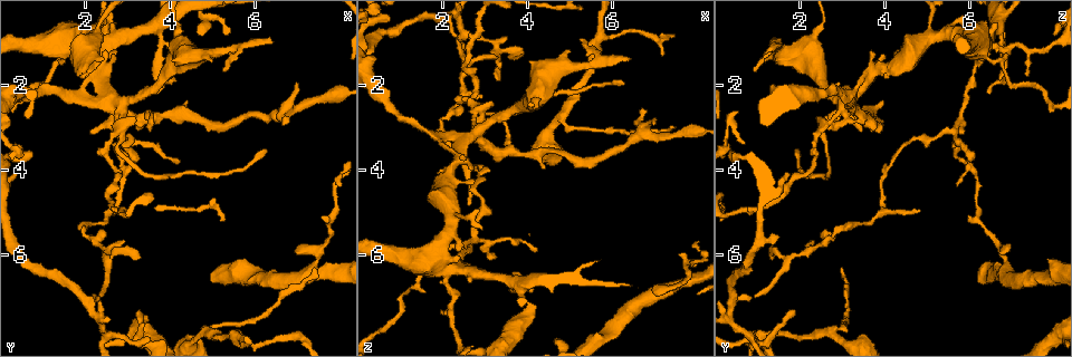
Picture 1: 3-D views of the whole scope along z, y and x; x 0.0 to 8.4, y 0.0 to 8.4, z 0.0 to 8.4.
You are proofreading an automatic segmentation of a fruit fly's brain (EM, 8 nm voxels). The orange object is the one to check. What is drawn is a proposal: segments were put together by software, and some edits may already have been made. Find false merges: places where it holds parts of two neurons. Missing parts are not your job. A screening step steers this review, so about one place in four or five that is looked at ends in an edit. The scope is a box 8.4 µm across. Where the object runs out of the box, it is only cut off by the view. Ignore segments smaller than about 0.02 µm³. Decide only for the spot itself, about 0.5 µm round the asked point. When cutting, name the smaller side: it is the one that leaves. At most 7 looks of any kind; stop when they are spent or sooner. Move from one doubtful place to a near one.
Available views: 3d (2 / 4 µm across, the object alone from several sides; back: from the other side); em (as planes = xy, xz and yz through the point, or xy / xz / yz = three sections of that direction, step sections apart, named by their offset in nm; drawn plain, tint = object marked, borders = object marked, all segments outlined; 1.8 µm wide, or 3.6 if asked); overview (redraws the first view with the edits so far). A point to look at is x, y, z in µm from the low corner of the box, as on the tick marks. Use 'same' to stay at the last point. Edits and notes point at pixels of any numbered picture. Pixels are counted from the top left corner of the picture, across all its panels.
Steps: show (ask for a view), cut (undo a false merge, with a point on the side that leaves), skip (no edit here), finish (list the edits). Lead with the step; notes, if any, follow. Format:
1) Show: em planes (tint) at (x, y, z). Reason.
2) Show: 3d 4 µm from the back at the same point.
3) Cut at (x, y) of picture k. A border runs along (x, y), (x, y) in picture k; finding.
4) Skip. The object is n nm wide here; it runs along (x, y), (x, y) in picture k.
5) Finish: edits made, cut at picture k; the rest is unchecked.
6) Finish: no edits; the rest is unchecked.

Show: em xy step 4 (tint) at (2.80, 3.15, 5.55). A fork.

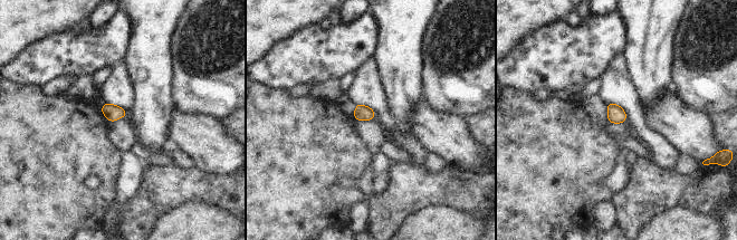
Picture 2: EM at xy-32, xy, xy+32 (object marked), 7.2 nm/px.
Show: em planes (tint) at the same point. Cut it another way.

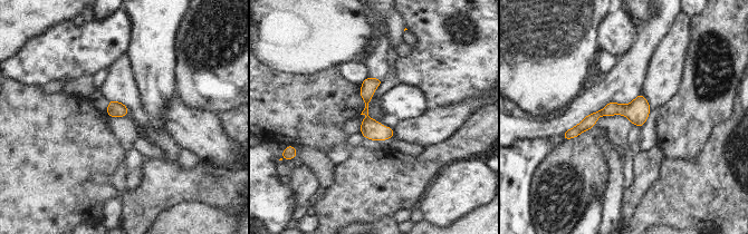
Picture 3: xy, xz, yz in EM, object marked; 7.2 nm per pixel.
Skip. The object is 110 nm wide here; it runs along (646, 107), (609, 109), (566, 136) in picture 3; all the same neuron.

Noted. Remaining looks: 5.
Show: 3d 2 µm at (2.65, 2.45, 3.25). Abrupt turn.

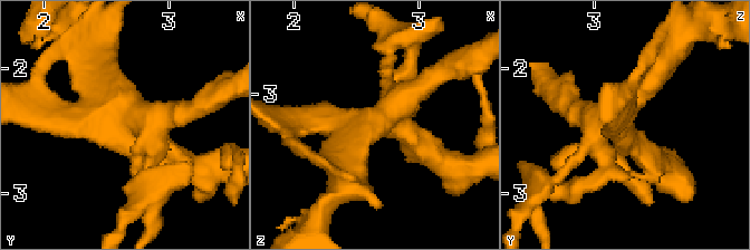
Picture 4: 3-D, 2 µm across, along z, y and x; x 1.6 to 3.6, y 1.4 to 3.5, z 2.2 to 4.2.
Show: em xy step 16 (tint) at (2.64, 2.42, 3.26). Shape alone is not enough.

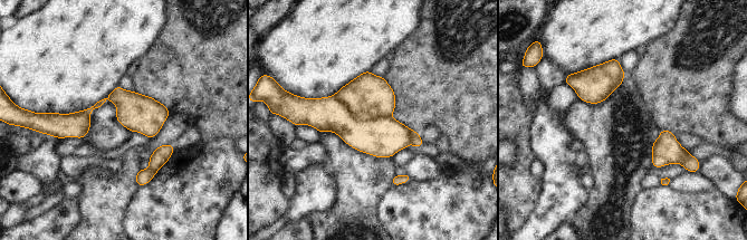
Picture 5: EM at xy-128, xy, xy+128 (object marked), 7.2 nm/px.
Cut at (383, 136) of picture 5. A border runs along (334, 95), (363, 120), (390, 116) in picture 5; a second neuron is stuck on.

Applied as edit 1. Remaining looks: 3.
Show: overview.

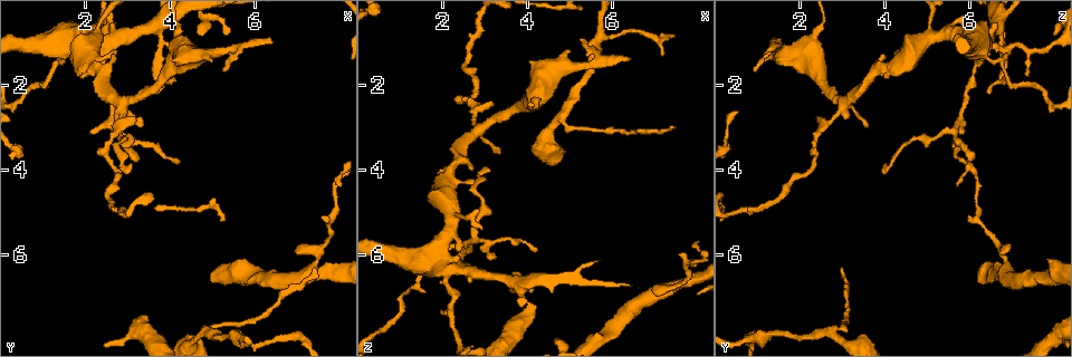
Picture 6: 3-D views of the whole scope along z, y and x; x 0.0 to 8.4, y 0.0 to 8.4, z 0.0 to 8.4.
Show: 3d 2 µm at (2.25, 0.85, 5.10). Thick turns thin.

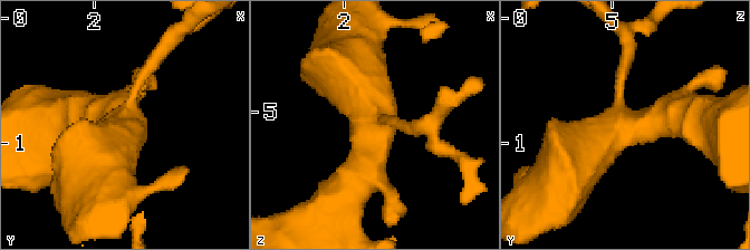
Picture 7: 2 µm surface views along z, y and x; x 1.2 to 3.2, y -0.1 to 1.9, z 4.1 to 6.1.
Show: em planes (tint) at (2.24, 0.84, 5.12).

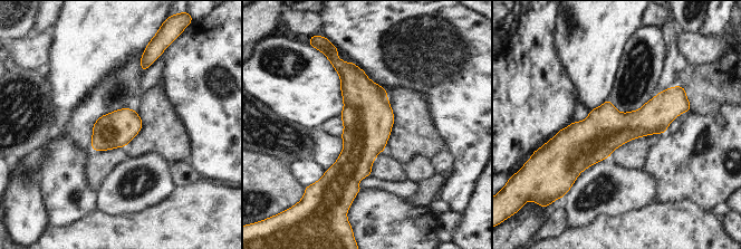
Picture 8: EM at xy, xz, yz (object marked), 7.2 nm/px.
Skip. One neuron here.

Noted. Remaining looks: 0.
Finish: edits made, cut at picture 5; the rest is unchecked.

